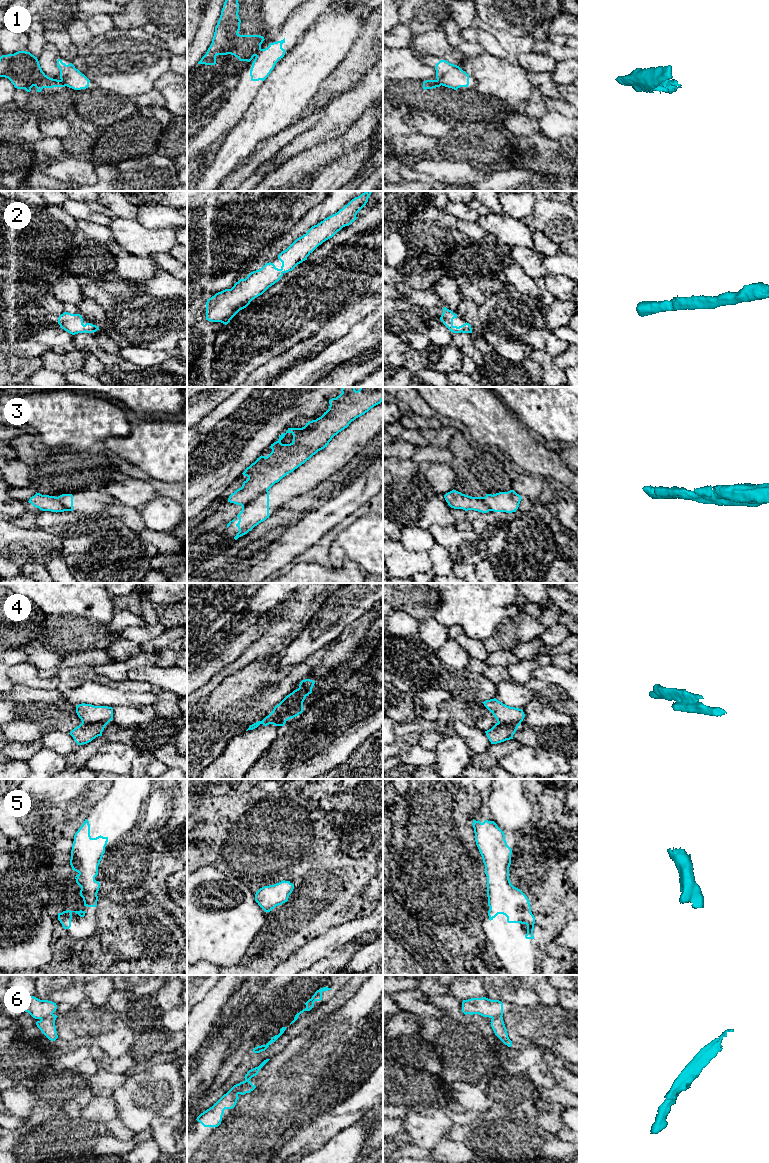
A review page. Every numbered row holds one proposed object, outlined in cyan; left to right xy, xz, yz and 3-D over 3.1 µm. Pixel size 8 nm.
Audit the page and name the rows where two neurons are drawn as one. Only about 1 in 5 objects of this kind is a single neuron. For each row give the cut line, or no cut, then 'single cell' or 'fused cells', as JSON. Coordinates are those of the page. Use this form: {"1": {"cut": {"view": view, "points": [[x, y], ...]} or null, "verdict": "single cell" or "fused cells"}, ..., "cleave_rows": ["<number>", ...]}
{"1": {"cut": {"view": "xz", "points": [[260, 48], [254, 55]]}, "verdict": "fused cells"}, "2": {"cut": null, "verdict": "single cell"}, "3": {"cut": {"view": "xz", "points": [[267, 489], [242, 506]]}, "verdict": "fused cells"}, "4": {"cut": {"view": "xz", "points": [[305, 695], [295, 710], [288, 708], [283, 714], [269, 715]]}, "verdict": "fused cells"}, "5": {"cut": null, "verdict": "single cell"}, "6": {"cut": {"view": "xz", "points": [[248, 1080], [240, 1093]]}, "verdict": "fused cells"}, "cleave_rows": ["1", "3", "4", "6"]}

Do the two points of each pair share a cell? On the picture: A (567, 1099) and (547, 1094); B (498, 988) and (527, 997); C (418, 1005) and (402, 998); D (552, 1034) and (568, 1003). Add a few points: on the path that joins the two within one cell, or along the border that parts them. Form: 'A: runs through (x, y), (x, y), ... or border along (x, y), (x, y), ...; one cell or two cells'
A: runs through (562, 1096), (552, 1095); one cell
B: runs through (505, 988), (520, 997); one cell
C: runs through (414, 1001), (406, 1000); one cell
D: border along (559, 1005), (568, 1011); two cells

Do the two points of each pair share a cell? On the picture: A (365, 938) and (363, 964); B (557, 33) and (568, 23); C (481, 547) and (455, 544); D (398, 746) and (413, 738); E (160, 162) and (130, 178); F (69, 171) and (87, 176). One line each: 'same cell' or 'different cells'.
A: different cells
B: same cell
C: same cell
D: same cell
E: same cell
F: same cell

